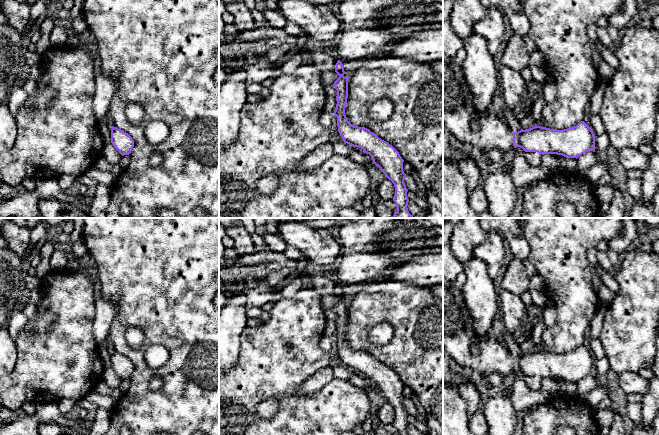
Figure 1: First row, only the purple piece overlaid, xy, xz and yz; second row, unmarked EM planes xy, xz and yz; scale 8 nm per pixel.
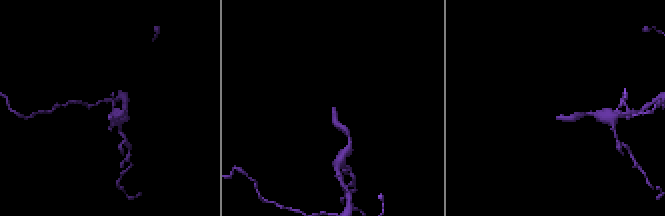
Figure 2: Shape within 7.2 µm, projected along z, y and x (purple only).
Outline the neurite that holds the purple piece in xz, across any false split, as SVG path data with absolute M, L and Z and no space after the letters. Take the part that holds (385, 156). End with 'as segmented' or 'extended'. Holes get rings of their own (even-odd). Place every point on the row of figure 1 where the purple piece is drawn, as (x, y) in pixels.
M342 0L338 15L341 38L335 72L339 77L333 84L337 90L334 115L338 132L345 143L369 154L373 164L394 184L397 211L392 218L413 218L407 208L406 174L399 152L369 129L352 125L345 115L349 77L343 76L347 73L342 63L367 58L412 32L438 29L437 25L443 23L443 4L433 0Z; extended

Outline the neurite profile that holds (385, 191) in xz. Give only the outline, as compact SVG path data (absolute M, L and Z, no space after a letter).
M385 177L376 188L377 196L381 199L381 201L384 200L393 200L393 197L395 195L395 187L391 180L389 180L387 177Z

